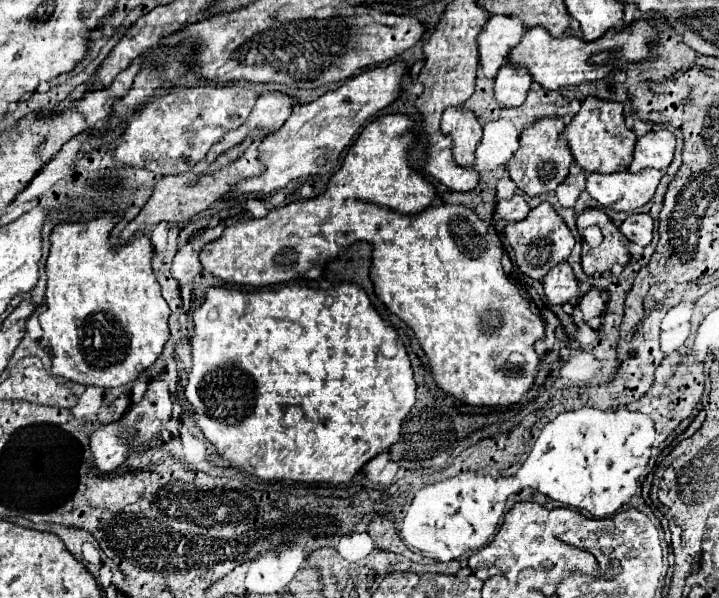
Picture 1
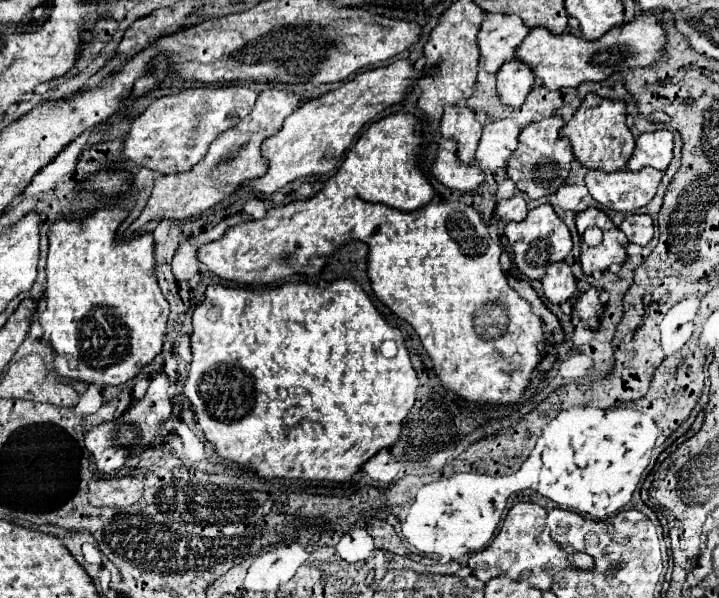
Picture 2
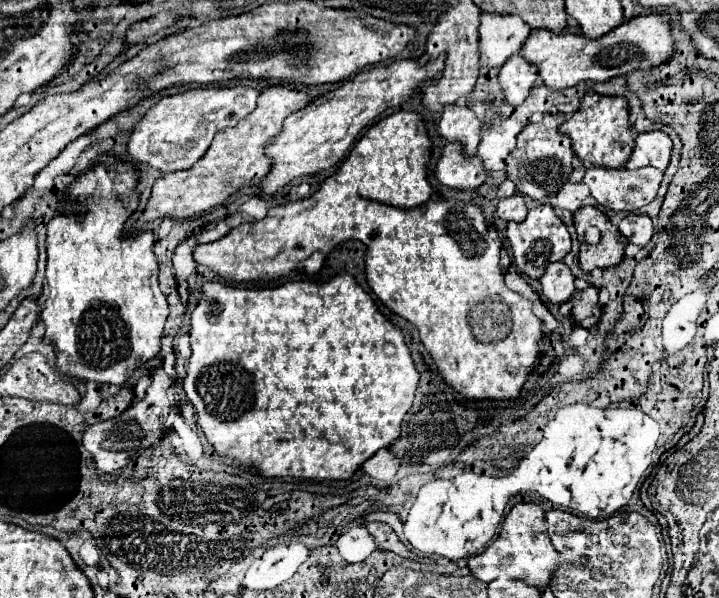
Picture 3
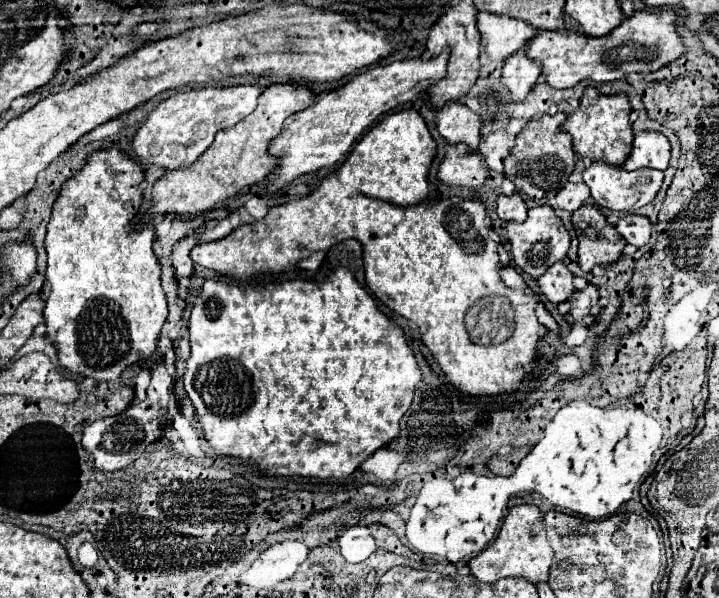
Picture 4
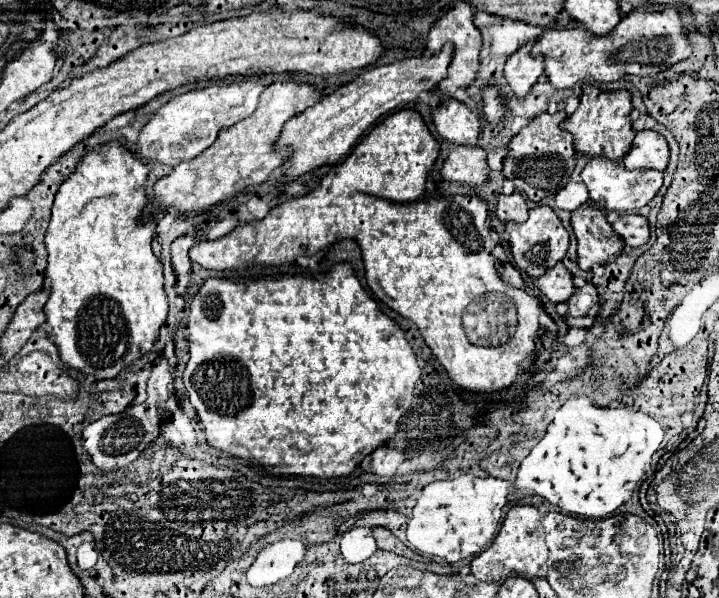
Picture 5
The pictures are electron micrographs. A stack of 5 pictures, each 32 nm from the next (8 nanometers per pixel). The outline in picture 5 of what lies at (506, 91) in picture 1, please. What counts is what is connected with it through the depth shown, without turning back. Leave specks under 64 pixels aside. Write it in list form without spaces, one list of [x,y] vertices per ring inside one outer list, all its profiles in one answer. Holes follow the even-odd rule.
[[[528,42],[528,44],[524,44],[522,48],[518,48],[518,50],[506,60],[506,66],[504,66],[506,84],[510,86],[510,90],[514,92],[514,96],[516,96],[518,100],[522,100],[522,98],[530,92],[530,88],[538,82],[538,78],[540,78],[542,72],[544,72],[542,60],[530,56],[532,44],[534,44],[534,42]]]

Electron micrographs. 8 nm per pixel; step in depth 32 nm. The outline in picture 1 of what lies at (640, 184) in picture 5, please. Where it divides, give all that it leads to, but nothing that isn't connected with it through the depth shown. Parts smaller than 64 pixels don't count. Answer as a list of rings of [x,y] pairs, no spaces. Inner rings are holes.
[[[646,168],[640,174],[616,172],[616,174],[588,174],[586,190],[604,208],[614,212],[634,212],[644,206],[656,192],[662,174]]]

